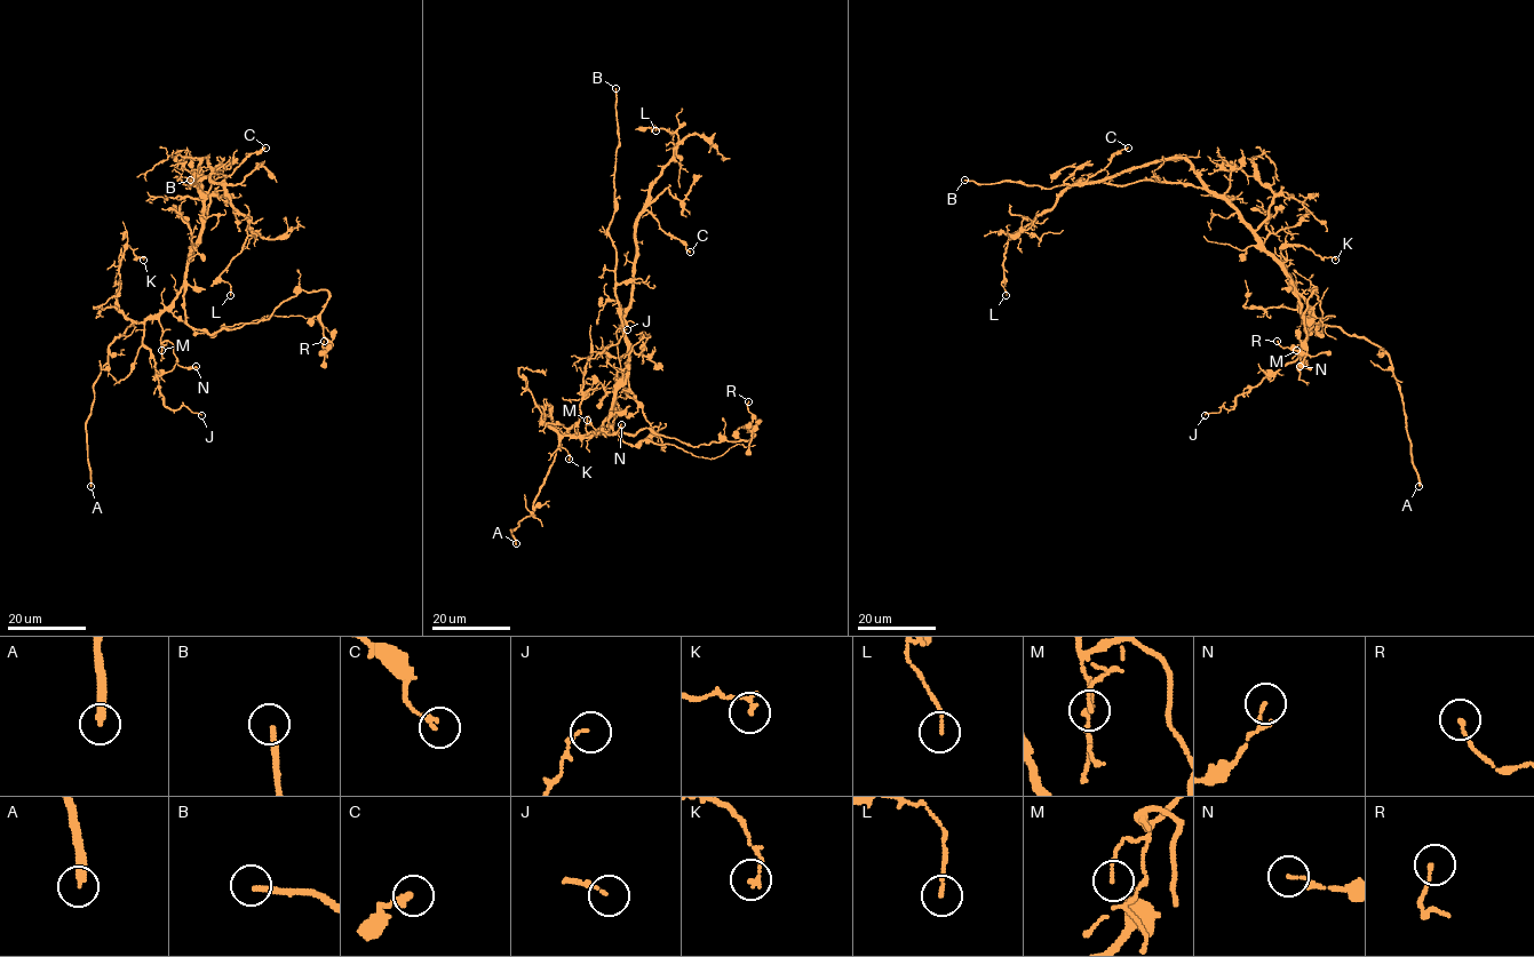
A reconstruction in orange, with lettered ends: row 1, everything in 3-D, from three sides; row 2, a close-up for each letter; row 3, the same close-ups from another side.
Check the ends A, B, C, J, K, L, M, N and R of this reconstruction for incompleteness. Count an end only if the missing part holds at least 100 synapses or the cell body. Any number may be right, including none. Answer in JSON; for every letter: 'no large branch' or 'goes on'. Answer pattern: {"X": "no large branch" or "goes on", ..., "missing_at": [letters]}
{"A": "goes on", "B": "no large branch", "C": "no large branch", "J": "no large branch", "K": "no large branch", "L": "no large branch", "M": "no large branch", "N": "no large branch", "R": "no large branch", "missing_at": ["A"]}

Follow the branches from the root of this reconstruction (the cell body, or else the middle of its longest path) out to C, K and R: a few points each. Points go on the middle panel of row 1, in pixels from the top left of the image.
C: (626, 375), (628, 337), (622, 332), (622, 316), (629, 304), (637, 218), (648, 210), (664, 231), (690, 252)
K: (626, 375), (606, 420), (590, 433), (557, 433), (541, 422), (545, 407), (549, 405), (551, 424), (569, 459)
R: (626, 375), (609, 419), (616, 431), (651, 429), (693, 446), (748, 440), (748, 401)

